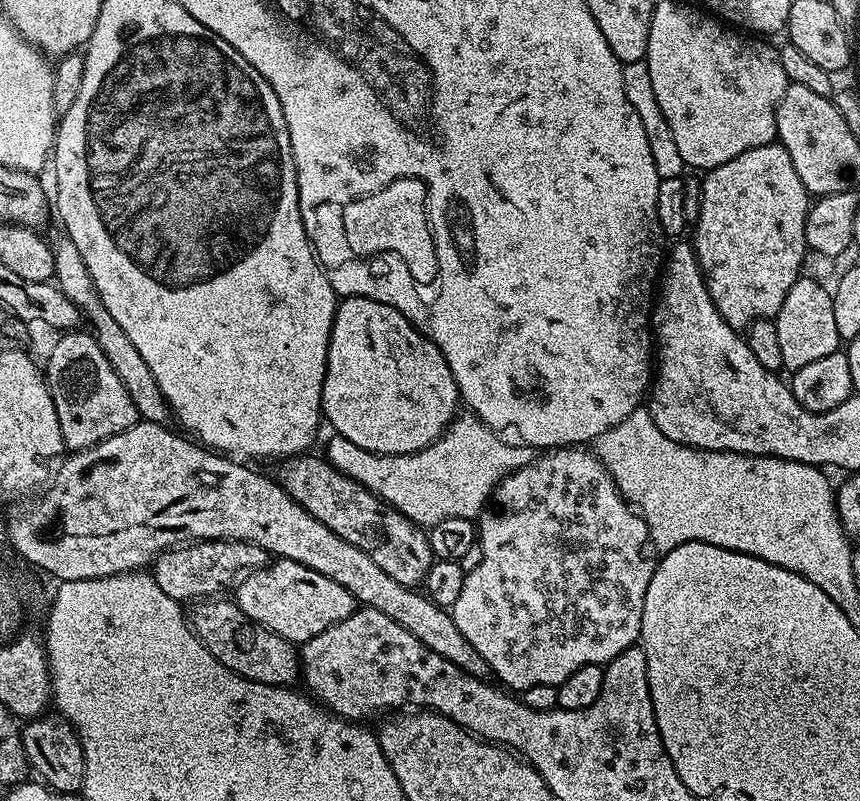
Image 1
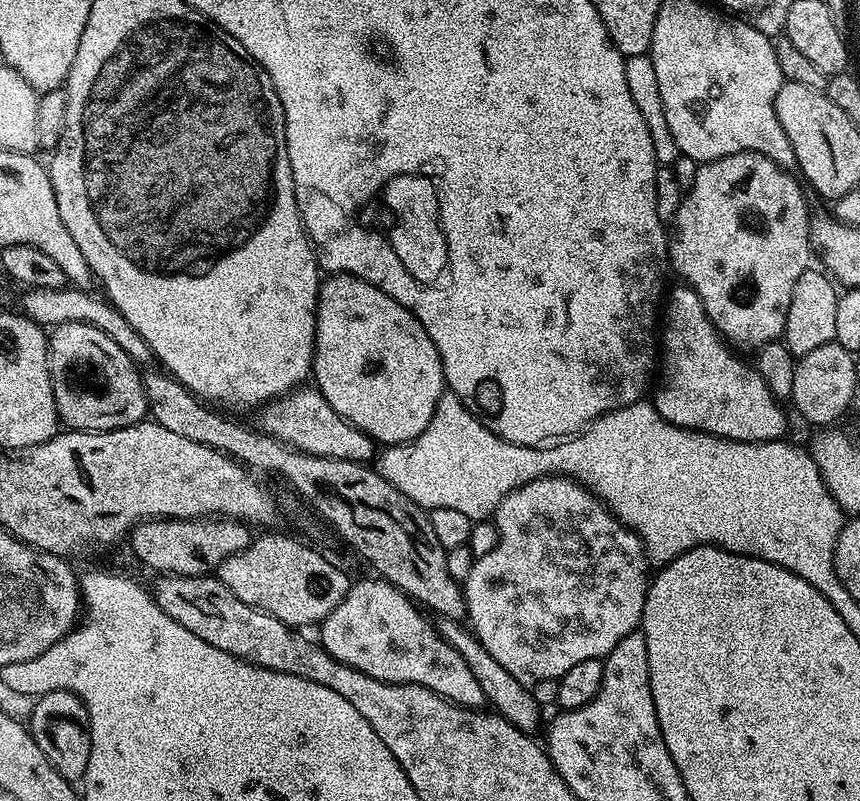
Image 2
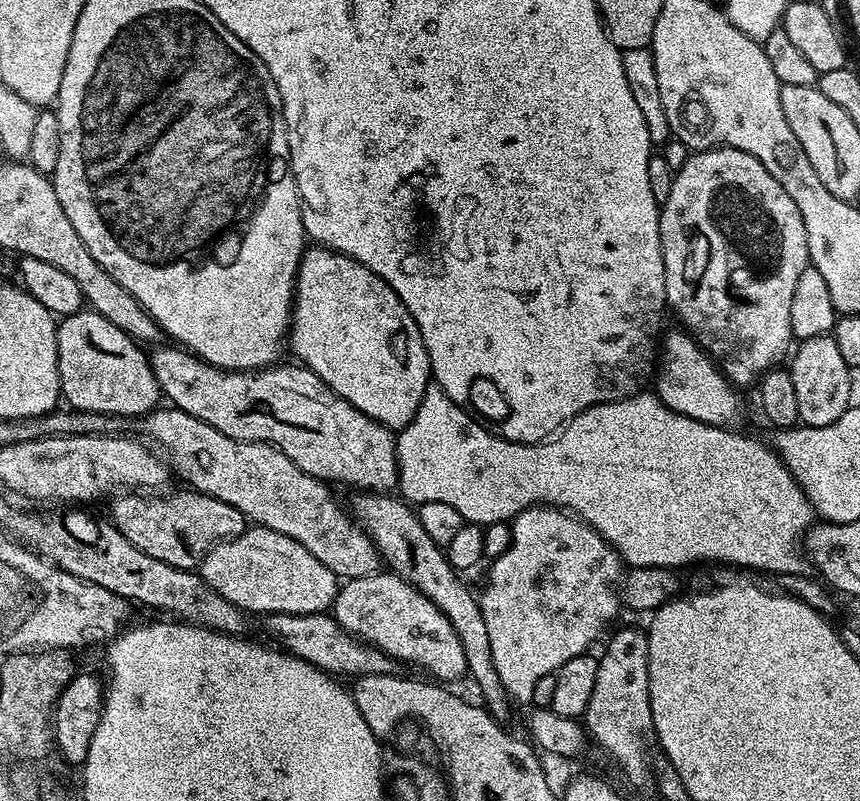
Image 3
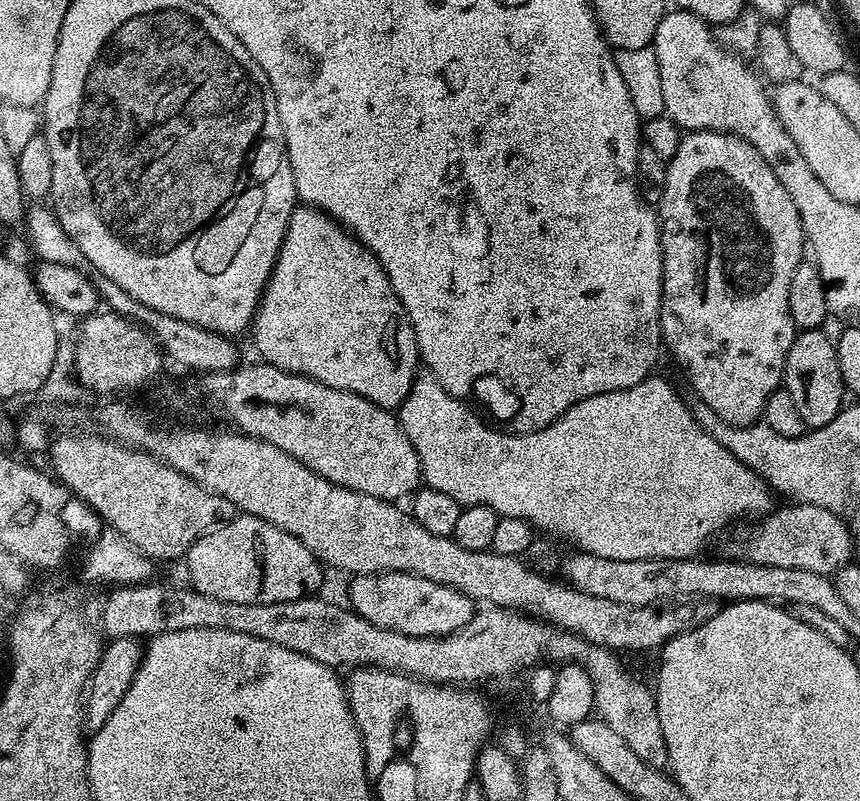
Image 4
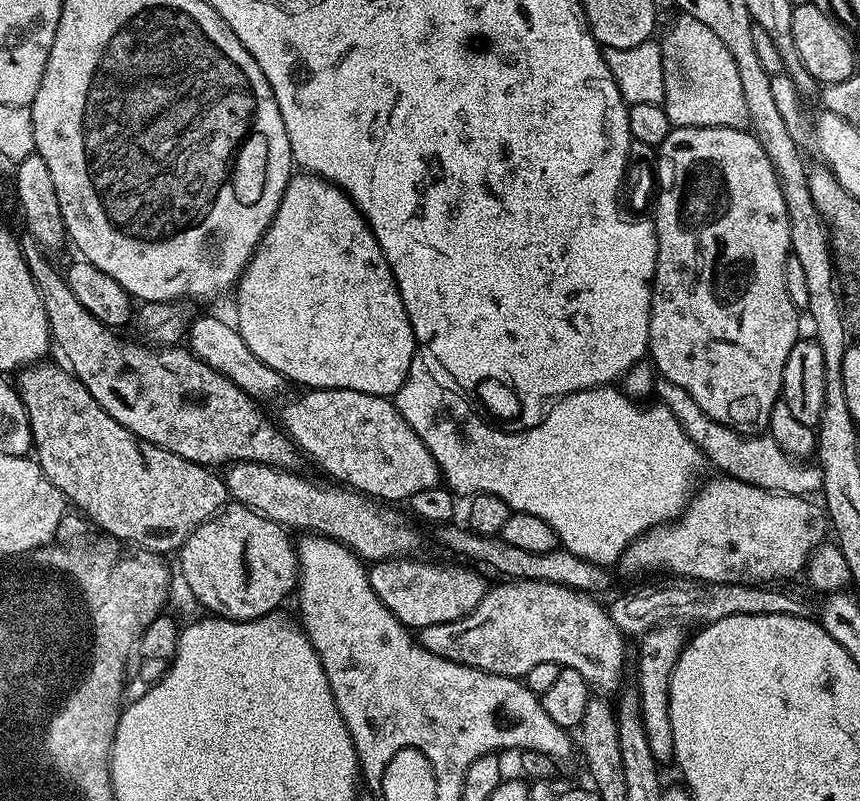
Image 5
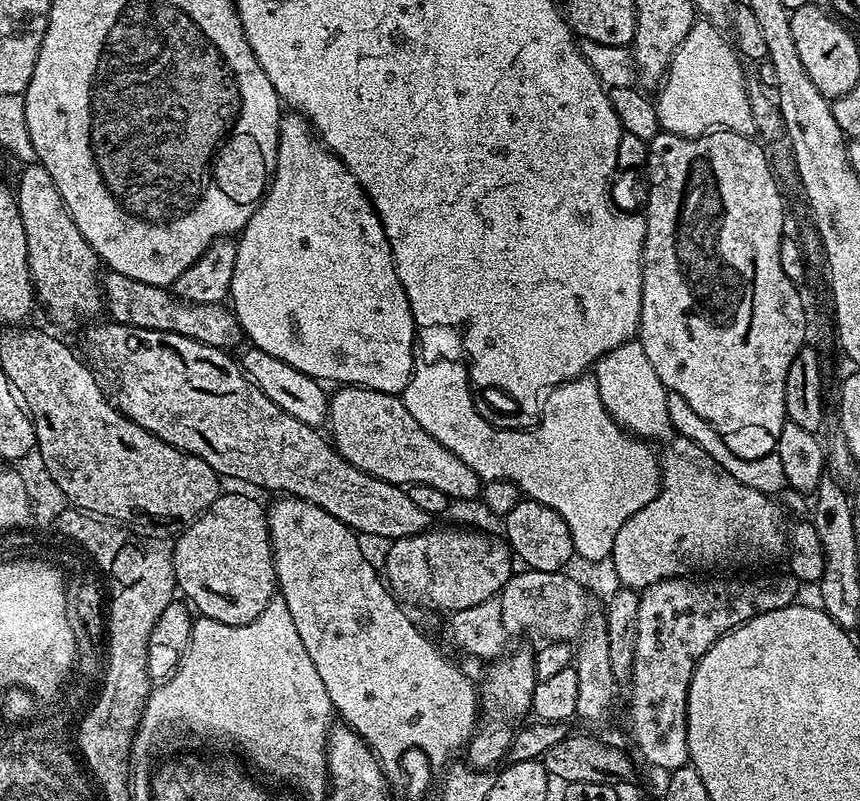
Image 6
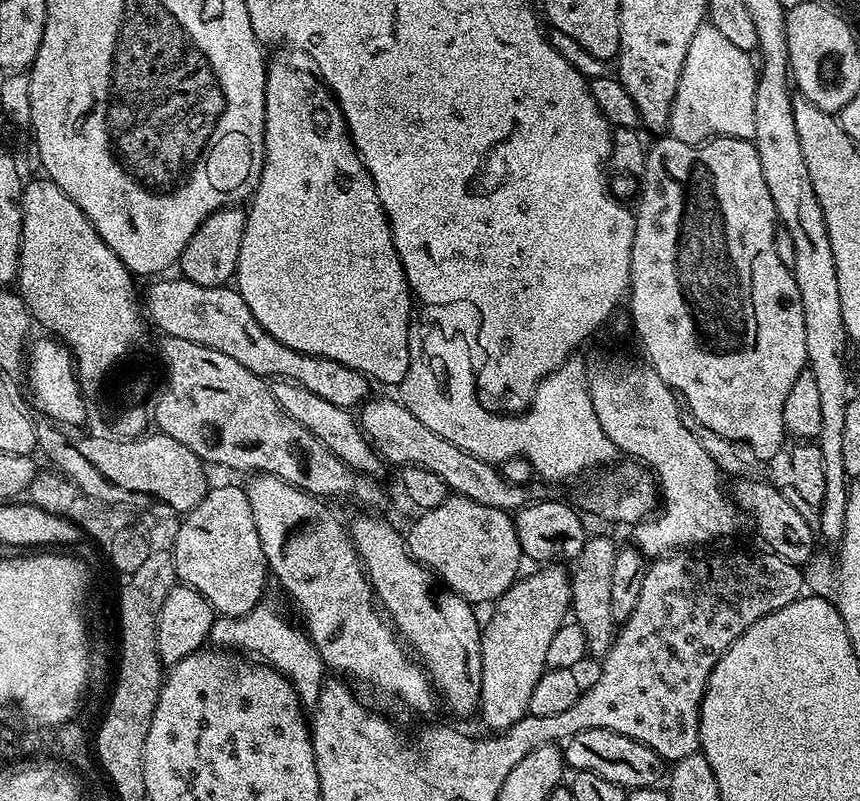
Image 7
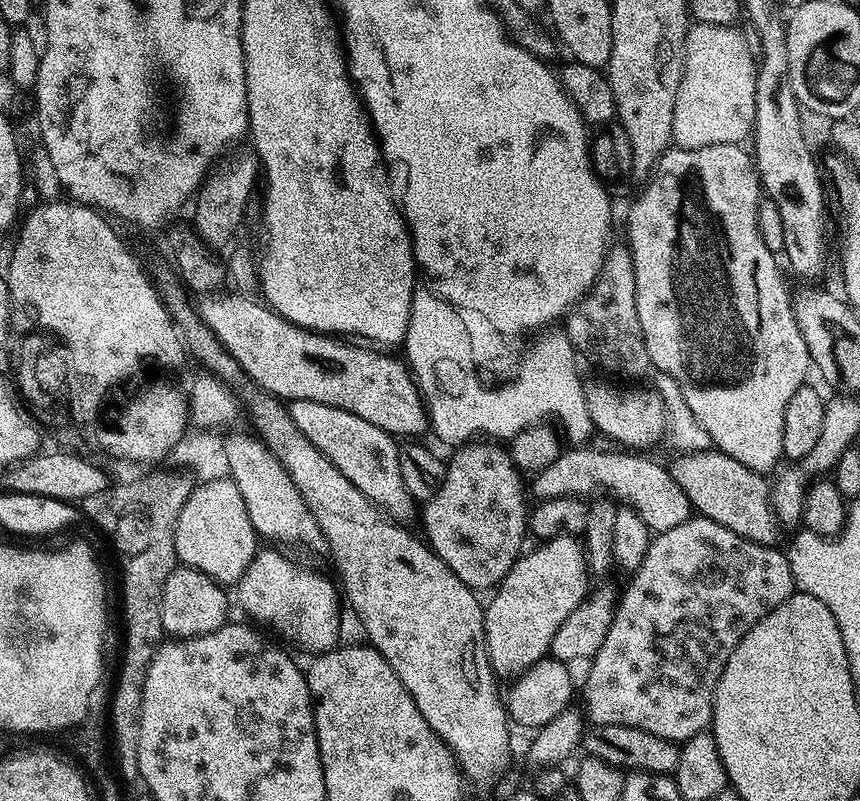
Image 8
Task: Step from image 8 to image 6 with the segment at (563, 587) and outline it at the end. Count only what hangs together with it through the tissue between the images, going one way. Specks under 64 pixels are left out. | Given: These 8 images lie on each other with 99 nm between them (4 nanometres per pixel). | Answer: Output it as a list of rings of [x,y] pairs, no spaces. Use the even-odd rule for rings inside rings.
[[[518,648],[491,661],[485,667],[488,669],[484,677],[478,680],[478,727],[466,745],[466,763],[473,770],[492,770],[503,765],[512,751],[513,729],[532,711],[532,695],[537,682],[536,657],[531,651]]]

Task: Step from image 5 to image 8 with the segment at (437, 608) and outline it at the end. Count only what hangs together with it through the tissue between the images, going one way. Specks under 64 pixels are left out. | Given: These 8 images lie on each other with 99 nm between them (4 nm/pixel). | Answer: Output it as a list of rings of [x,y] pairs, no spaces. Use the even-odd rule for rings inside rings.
[[[469,442],[457,447],[452,456],[452,461],[447,461],[448,473],[442,482],[442,490],[434,494],[424,505],[424,532],[423,539],[429,548],[462,578],[462,582],[468,588],[481,590],[480,588],[495,589],[500,579],[514,566],[514,562],[522,555],[524,544],[524,532],[529,531],[529,505],[524,505],[524,492],[526,496],[526,484],[522,479],[522,473],[512,460],[507,451],[504,452],[496,442]]]

